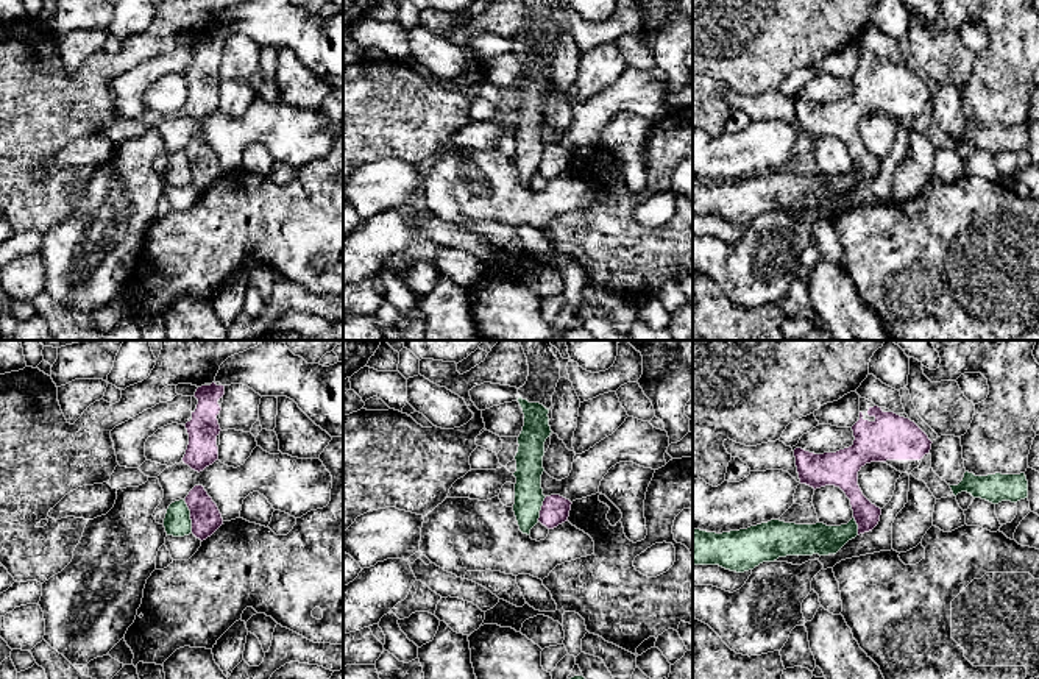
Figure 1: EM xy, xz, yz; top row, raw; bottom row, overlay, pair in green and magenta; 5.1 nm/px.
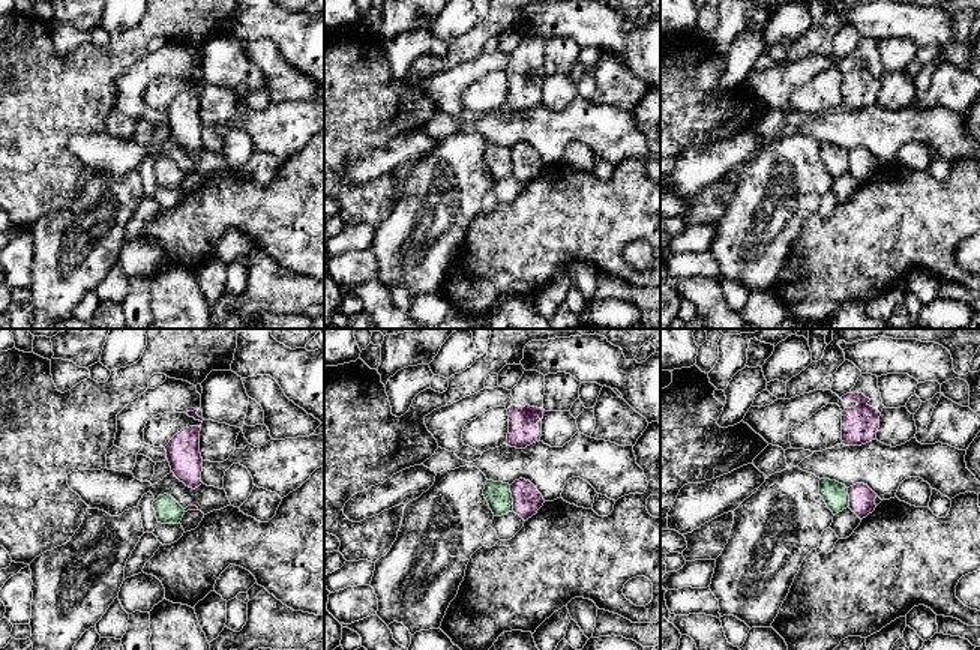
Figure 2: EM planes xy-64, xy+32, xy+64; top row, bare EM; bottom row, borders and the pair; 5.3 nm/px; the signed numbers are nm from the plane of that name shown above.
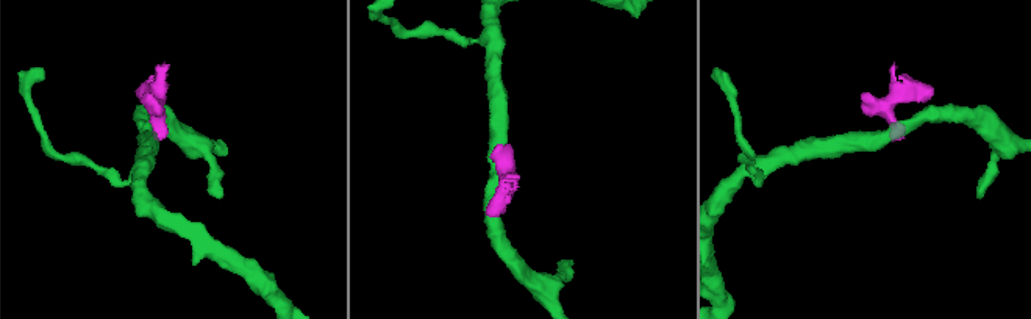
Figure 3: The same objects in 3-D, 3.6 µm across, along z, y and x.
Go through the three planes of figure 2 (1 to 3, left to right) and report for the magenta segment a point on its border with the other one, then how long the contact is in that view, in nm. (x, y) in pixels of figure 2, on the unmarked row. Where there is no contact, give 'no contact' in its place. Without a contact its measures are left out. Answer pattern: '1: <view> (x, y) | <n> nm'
1: no contact
2: xy+32 (511, 161) | 140 nm
3: xy+64 (848, 161) | 100 nm

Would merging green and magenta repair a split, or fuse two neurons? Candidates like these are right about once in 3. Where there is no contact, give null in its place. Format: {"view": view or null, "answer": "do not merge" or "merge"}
{"view": "xy", "answer": "do not merge"}

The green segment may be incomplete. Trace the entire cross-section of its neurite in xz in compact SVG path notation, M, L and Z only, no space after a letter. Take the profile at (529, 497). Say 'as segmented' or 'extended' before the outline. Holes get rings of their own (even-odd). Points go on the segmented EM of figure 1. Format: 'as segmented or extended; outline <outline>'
as segmented; outline M518 398L524 414L524 426L518 437L518 453L515 456L516 478L513 512L523 534L538 523L544 501L541 489L544 442L551 435L549 409L540 403L529 403Z

